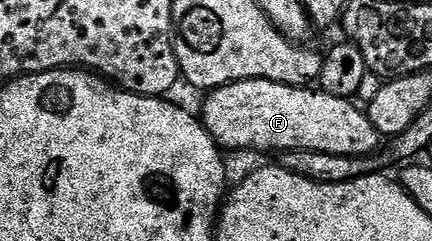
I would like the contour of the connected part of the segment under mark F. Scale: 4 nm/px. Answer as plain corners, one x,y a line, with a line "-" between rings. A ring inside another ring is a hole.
239,80
233,84
224,84
221,88
213,88
205,96
208,97
204,100
203,126
212,135
214,142
224,150
257,148
260,152
268,152
273,148
276,154
297,151
339,156
371,156
382,143
380,132
374,130
363,107
355,108
352,100
343,100
312,86
295,88
289,84
279,84
276,80

